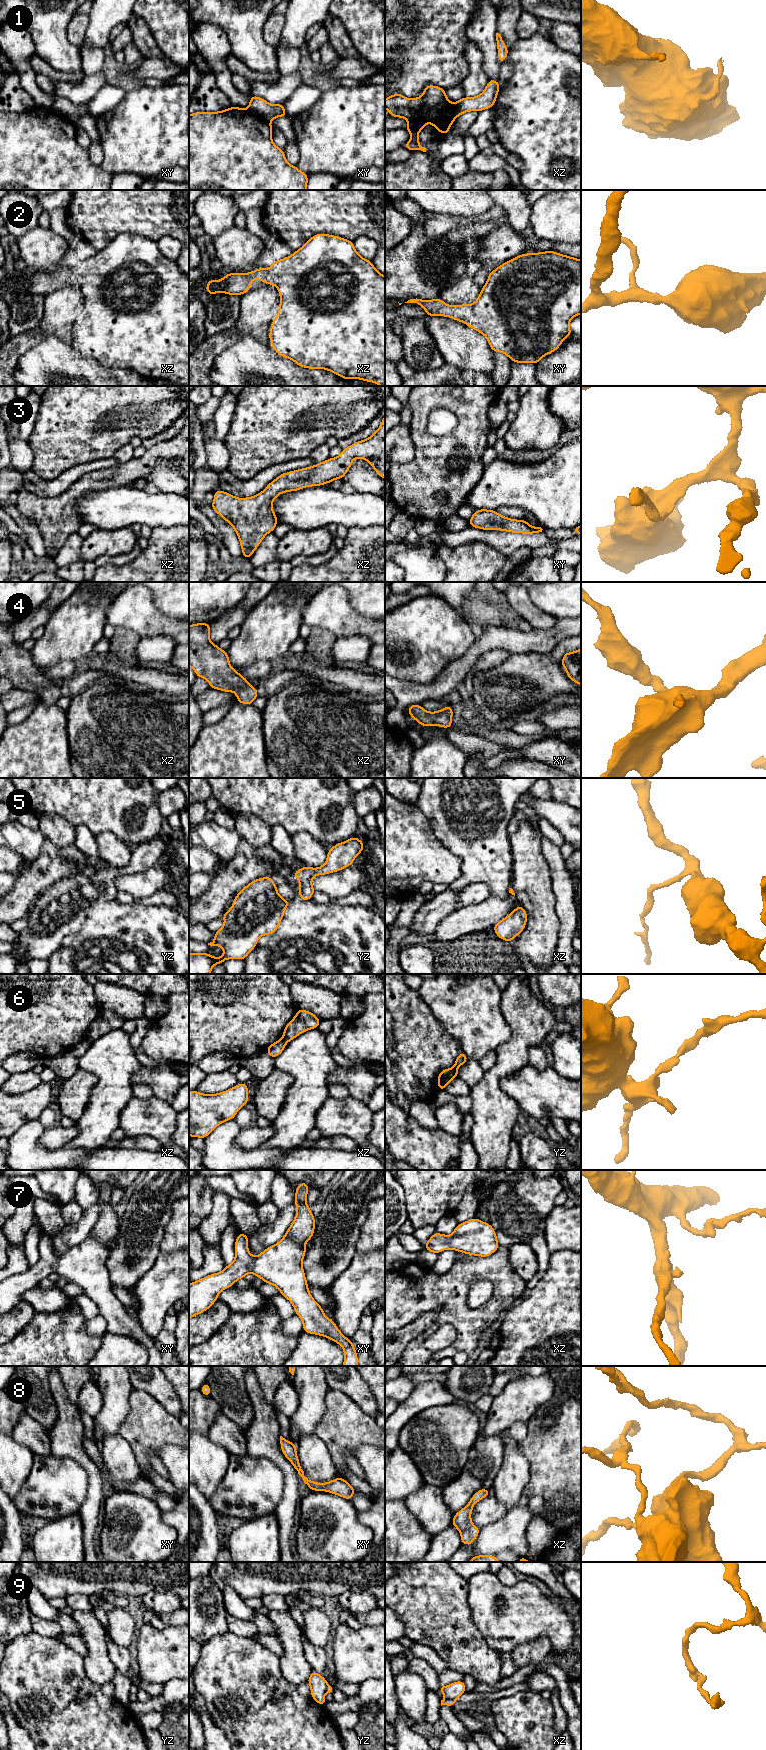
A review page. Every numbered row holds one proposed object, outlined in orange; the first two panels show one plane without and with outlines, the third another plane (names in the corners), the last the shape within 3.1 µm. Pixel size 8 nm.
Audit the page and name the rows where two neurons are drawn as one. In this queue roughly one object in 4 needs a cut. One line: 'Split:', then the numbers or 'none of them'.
Split: 6, 9

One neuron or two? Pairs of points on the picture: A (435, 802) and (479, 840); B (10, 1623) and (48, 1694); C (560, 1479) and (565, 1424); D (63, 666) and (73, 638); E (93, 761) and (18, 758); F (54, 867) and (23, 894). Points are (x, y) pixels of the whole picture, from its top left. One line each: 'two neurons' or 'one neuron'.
A: one neuron
B: two neurons
C: one neuron
D: two neurons
E: two neurons
F: one neuron

